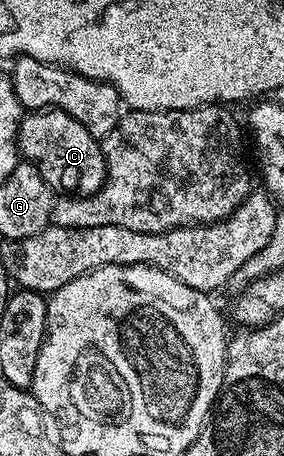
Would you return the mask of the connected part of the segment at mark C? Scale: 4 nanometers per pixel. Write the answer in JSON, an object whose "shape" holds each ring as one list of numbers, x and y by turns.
{"shape":[[32,110,20,118,20,129,16,131,18,152,25,161,33,164,49,187,60,194,71,194,73,197,94,195,103,188,109,179,109,166,104,160,101,141,82,126,70,114,55,110]]}

